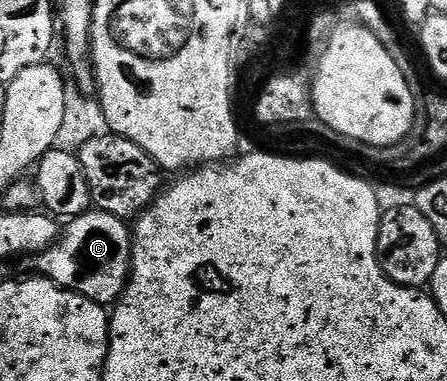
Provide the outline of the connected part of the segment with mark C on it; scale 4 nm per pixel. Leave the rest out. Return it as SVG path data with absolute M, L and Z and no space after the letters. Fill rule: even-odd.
M89 209L85 215L67 220L62 237L57 239L56 244L50 250L39 256L35 263L37 269L40 270L37 272L51 279L58 286L101 305L115 304L124 293L124 287L128 284L128 277L132 269L132 233L129 224L110 213Z

